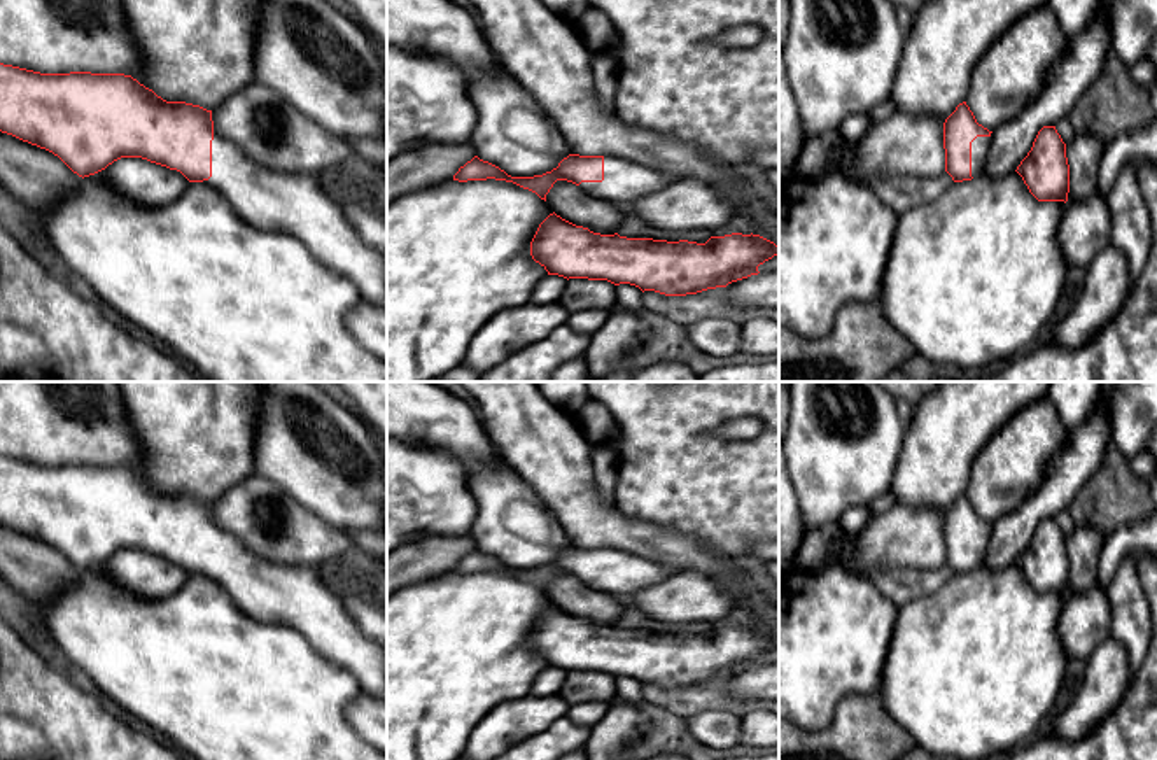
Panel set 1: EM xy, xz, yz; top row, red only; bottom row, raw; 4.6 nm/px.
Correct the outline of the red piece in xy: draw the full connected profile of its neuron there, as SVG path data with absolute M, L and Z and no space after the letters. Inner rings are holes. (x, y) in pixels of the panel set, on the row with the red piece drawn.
M0 63L0 131L53 152L82 179L105 170L121 158L142 158L180 172L189 182L208 180L245 222L264 231L296 236L317 261L347 277L364 301L387 308L387 257L362 240L333 191L317 175L275 172L249 159L235 142L219 135L212 110L186 102L166 102L124 74L40 74Z

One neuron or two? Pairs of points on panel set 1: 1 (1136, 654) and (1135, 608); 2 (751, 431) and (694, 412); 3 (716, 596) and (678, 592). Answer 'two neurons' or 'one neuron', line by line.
1: one neuron
2: two neurons
3: one neuron

